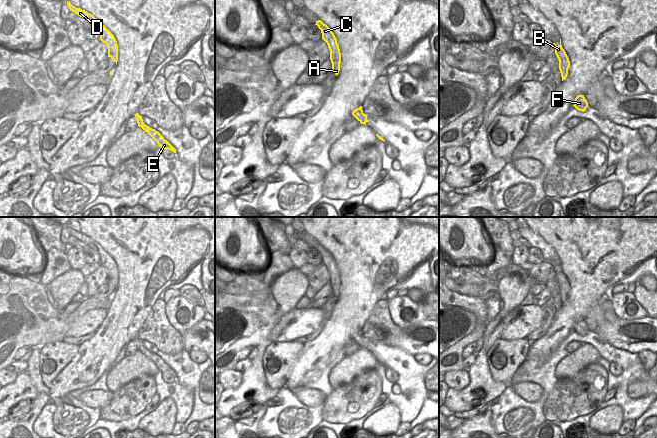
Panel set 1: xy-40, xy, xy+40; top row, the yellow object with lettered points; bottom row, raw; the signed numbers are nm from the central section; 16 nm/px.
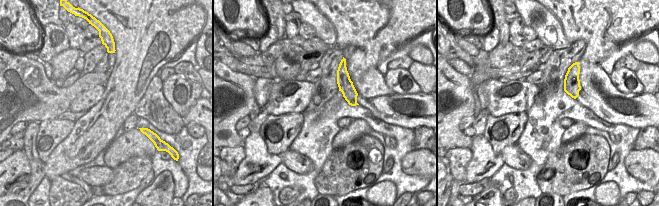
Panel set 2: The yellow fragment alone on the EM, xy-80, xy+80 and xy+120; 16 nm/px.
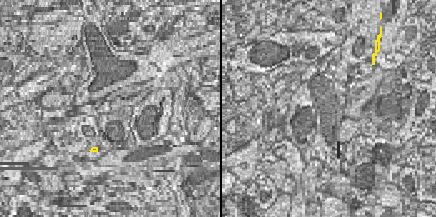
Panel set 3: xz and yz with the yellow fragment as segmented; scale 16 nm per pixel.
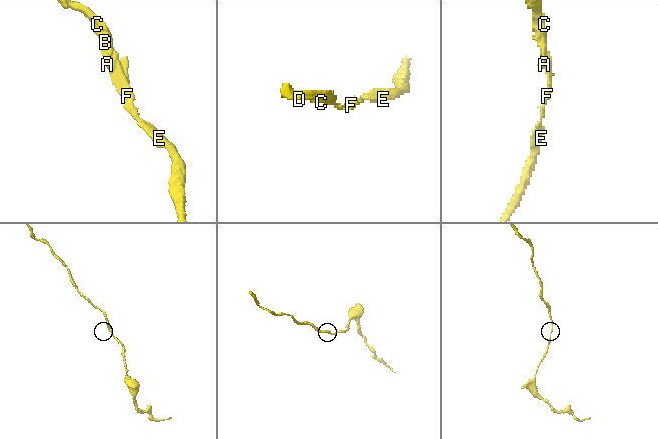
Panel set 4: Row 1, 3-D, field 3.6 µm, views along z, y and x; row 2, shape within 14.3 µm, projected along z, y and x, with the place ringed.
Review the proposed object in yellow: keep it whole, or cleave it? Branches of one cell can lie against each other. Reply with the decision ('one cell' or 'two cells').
one cell

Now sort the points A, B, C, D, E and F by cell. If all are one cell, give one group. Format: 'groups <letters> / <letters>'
groups A B C D E F

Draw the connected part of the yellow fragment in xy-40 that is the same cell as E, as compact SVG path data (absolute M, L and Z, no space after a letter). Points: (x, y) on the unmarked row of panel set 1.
M138 337L134 339L137 342L138 350L141 351L145 356L147 356L157 366L159 371L161 371L162 373L169 373L176 377L176 373L167 364L165 364L158 355L144 348L142 340L140 340Z

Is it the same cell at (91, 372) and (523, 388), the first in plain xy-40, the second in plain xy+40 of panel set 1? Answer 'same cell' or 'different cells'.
different cells

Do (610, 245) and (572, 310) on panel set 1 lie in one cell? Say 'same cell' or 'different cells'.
same cell

